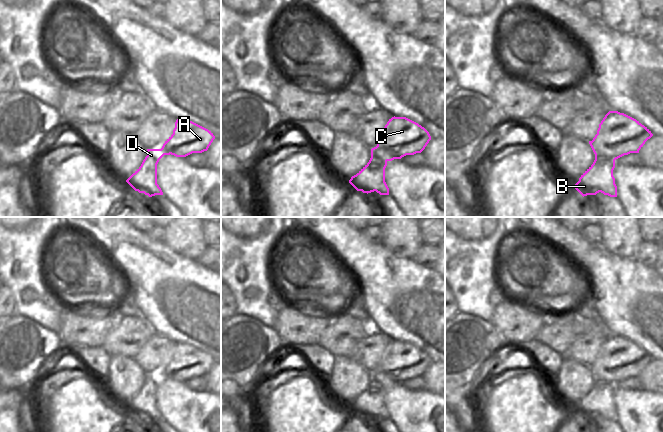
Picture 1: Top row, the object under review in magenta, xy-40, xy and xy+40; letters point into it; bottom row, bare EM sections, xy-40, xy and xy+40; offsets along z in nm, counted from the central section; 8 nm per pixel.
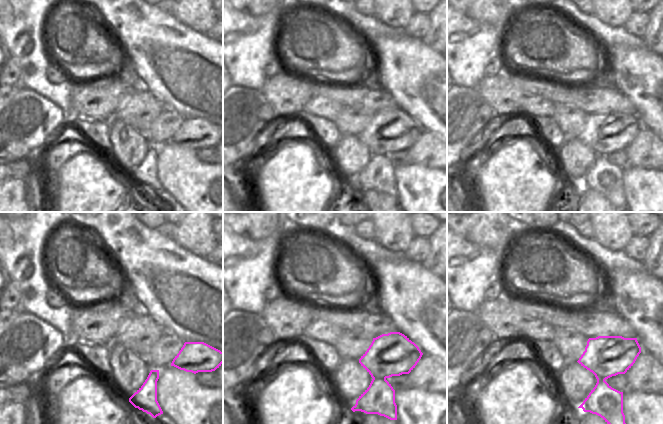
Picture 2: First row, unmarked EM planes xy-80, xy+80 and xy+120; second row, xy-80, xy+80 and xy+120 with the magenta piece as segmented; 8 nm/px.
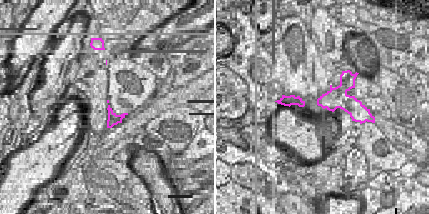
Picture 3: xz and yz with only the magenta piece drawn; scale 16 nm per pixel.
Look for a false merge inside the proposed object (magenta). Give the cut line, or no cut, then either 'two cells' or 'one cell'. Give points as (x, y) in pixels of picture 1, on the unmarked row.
xy+40 (595, 380), (605, 380), (614, 385) | two cells

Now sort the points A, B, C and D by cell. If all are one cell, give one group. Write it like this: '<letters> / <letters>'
A C / B D

